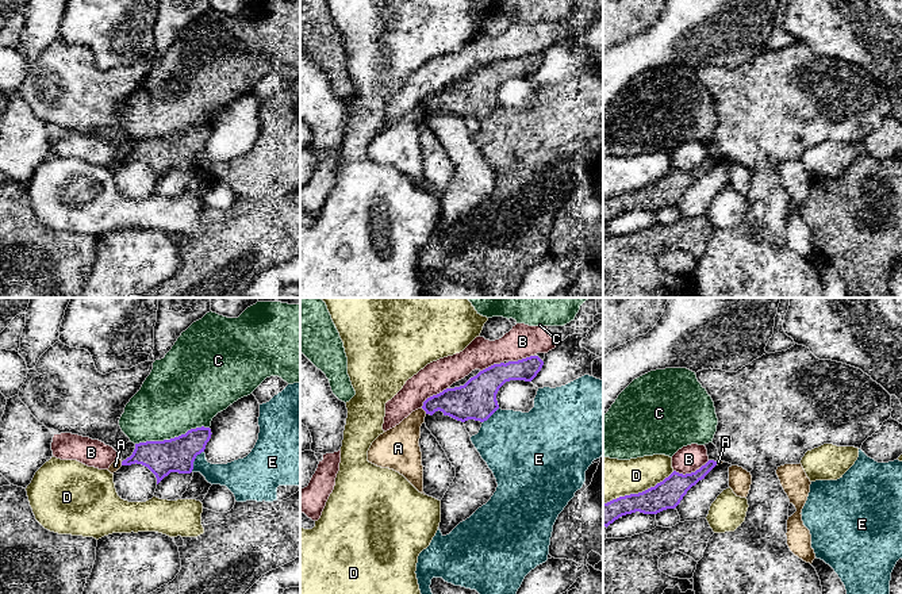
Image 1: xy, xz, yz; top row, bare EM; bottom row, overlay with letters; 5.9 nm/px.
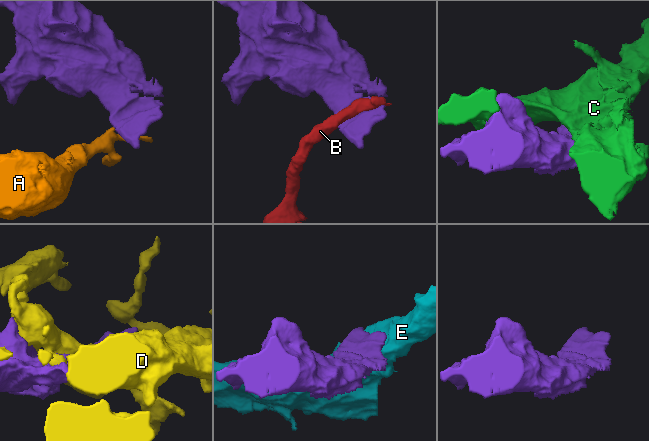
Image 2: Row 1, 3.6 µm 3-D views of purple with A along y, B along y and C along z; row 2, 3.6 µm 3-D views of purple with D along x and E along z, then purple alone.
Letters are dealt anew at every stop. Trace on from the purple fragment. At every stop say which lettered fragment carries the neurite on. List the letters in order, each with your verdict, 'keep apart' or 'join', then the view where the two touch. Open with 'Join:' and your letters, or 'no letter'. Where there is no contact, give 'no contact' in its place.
Join: no letter
A: keep apart | xz
B: keep apart | yz
C: keep apart | xy
D: keep apart | yz
E: keep apart | xy

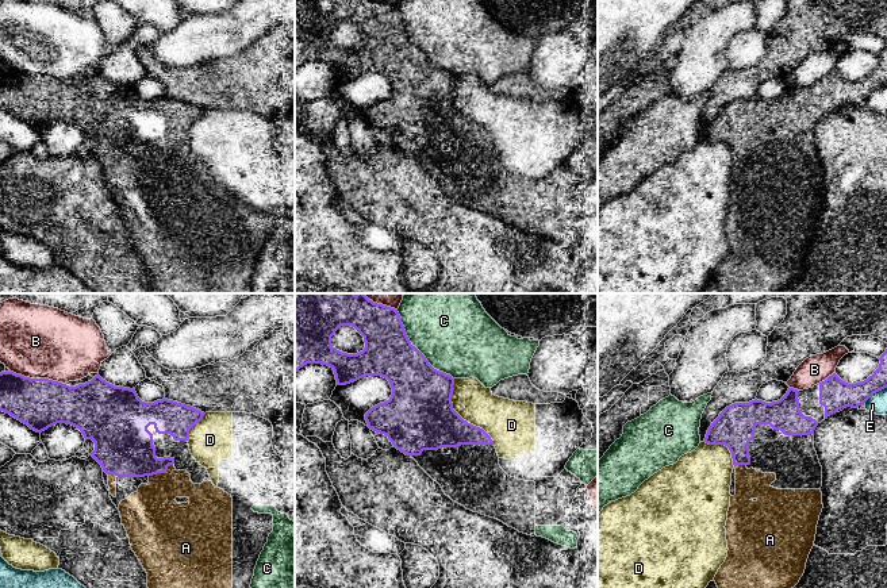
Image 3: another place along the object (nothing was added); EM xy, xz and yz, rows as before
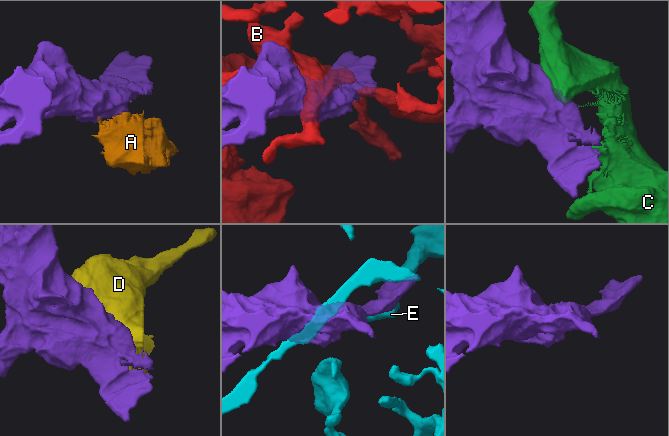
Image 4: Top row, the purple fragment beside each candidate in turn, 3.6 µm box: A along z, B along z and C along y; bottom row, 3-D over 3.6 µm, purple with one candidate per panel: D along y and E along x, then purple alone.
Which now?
Join: A
A: join | xy
B: keep apart | xy
C: keep apart | xz
D: keep apart | xz
E: keep apart | yz

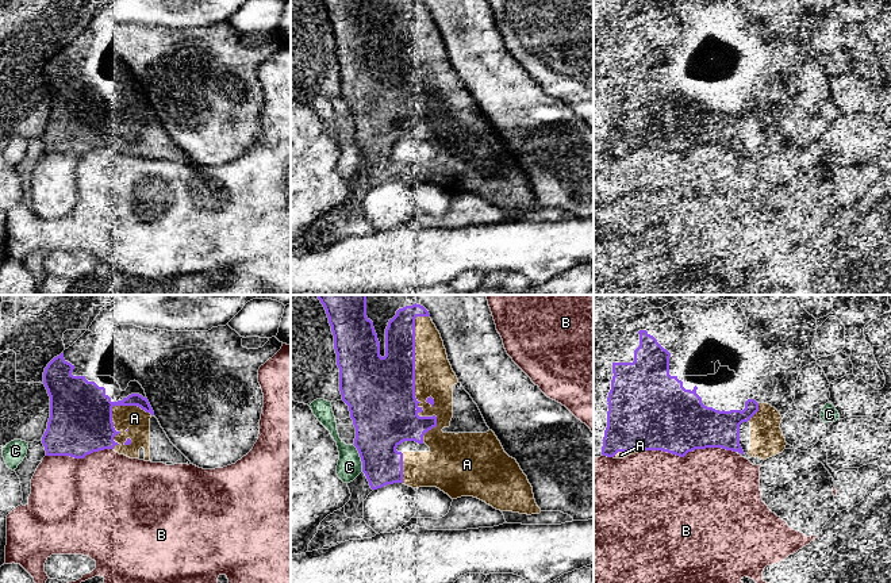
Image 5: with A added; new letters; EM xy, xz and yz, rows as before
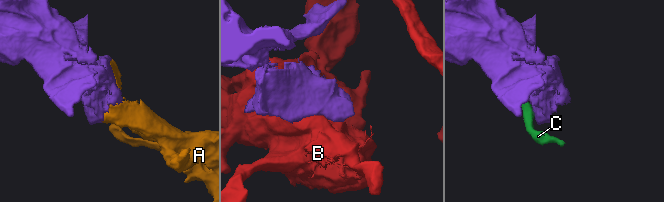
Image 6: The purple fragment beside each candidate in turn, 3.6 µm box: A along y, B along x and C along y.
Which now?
Join: A
A: join | xz
B: keep apart | yz
C: keep apart | xz

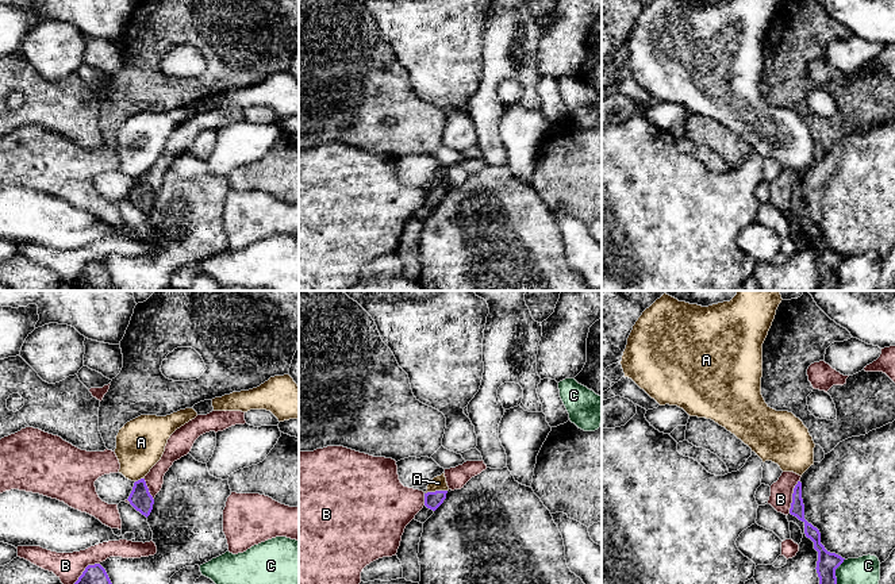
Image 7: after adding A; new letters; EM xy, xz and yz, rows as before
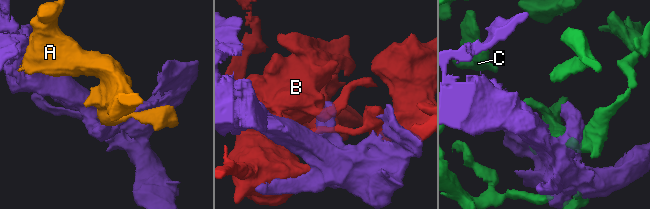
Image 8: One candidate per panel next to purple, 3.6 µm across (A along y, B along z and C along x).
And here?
Join: no letter
A: keep apart | xz
B: keep apart | yz
C: keep apart | yz

